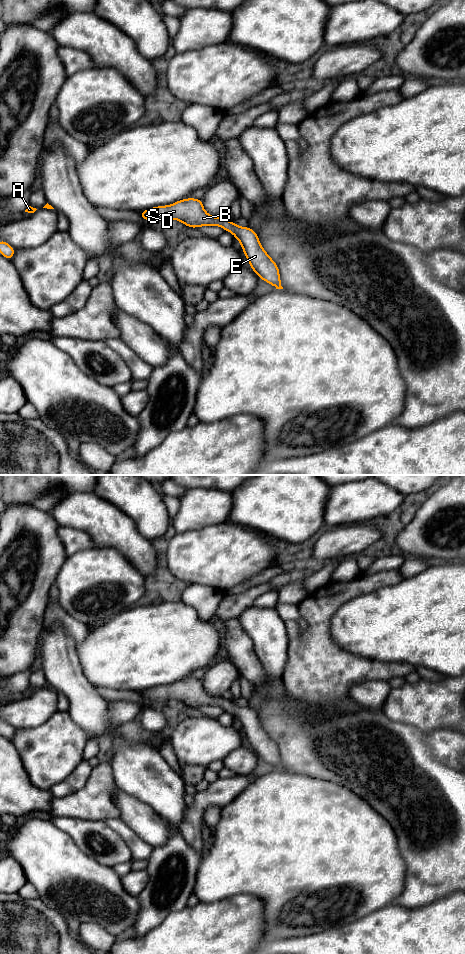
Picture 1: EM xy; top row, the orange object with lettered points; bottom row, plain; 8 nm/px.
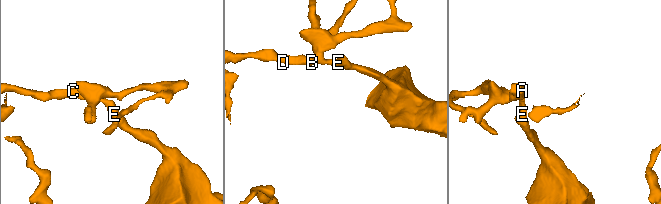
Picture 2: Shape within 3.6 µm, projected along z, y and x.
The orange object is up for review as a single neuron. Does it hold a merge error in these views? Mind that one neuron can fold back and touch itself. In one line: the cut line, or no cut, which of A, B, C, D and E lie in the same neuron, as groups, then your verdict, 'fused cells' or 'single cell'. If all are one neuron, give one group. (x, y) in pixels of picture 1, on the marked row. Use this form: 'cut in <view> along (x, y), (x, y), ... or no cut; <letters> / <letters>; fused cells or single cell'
no cut; A B C D E; single cell

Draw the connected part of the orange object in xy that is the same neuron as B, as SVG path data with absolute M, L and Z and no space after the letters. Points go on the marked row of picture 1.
M186 198L171 205L157 206L139 212L144 220L158 222L175 219L190 228L201 226L220 226L224 231L231 232L240 242L241 248L250 264L250 268L276 289L283 289L278 265L263 249L258 234L249 227L241 227L223 216L209 215L201 201L201 198Z

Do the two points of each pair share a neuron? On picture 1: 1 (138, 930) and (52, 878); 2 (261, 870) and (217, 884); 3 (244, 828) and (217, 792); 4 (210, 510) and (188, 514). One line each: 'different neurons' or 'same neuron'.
1: different neurons
2: same neuron
3: different neurons
4: same neuron

